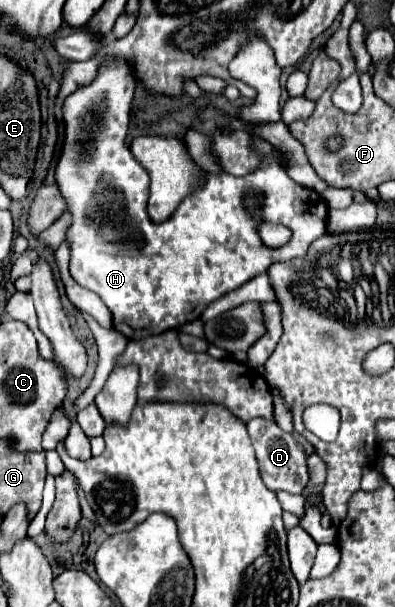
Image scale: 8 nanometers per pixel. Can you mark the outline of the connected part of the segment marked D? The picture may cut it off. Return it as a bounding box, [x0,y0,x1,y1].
[247,419,307,495]

